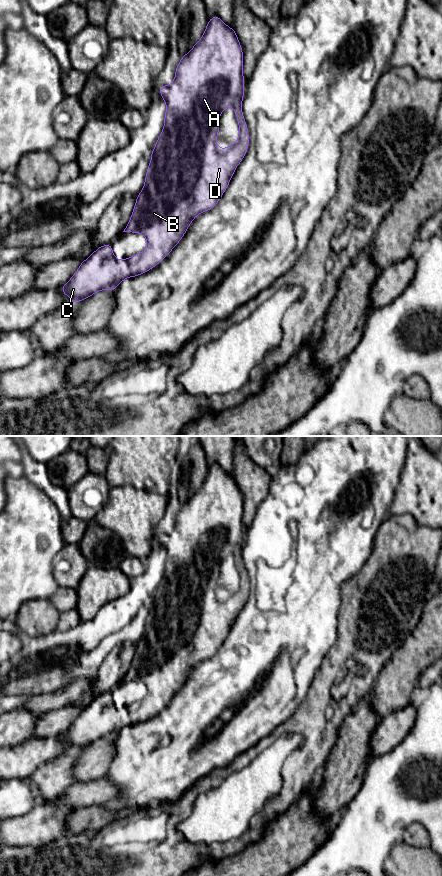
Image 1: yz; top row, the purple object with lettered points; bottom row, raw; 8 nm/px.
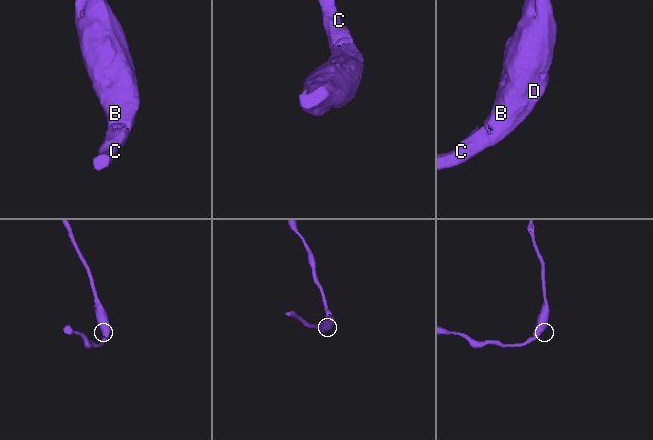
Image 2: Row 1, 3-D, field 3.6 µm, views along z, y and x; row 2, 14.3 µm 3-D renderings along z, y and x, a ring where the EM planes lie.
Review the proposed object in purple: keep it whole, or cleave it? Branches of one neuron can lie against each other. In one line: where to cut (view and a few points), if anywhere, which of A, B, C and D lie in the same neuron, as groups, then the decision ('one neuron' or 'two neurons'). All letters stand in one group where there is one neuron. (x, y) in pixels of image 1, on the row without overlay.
no cut | A B C D | one neuron

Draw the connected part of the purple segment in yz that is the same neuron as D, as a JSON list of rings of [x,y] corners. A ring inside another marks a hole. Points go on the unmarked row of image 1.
[[[215,463],[208,468],[201,487],[181,505],[173,530],[159,535],[160,543],[166,551],[164,575],[155,596],[150,600],[152,606],[144,634],[136,646],[134,658],[123,679],[143,682],[147,688],[146,696],[139,702],[121,708],[115,706],[111,691],[97,696],[90,705],[81,710],[70,728],[60,736],[61,740],[71,747],[70,751],[79,751],[100,738],[115,738],[124,727],[142,723],[154,716],[180,690],[194,666],[217,653],[249,594],[248,575],[242,560],[244,535],[242,494],[235,478]],[[229,554],[234,556],[236,562],[239,585],[236,590],[222,597],[217,594],[216,587],[220,577],[221,560]]]

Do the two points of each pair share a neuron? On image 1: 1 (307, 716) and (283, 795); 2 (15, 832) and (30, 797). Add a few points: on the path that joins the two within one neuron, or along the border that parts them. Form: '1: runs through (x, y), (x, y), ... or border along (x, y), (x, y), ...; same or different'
1: runs through (309, 736), (313, 766), (303, 778); same
2: border along (39, 802), (26, 813), (10, 818); different

